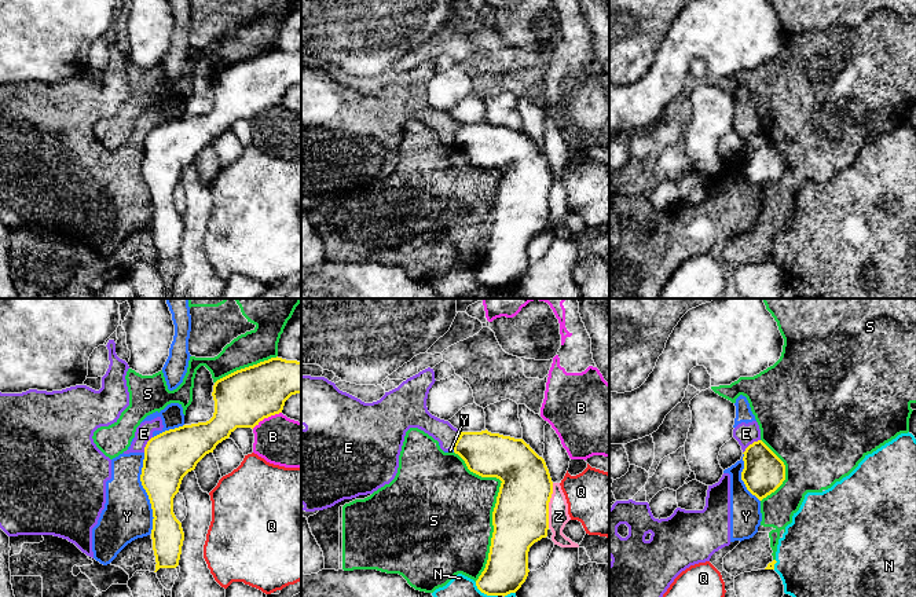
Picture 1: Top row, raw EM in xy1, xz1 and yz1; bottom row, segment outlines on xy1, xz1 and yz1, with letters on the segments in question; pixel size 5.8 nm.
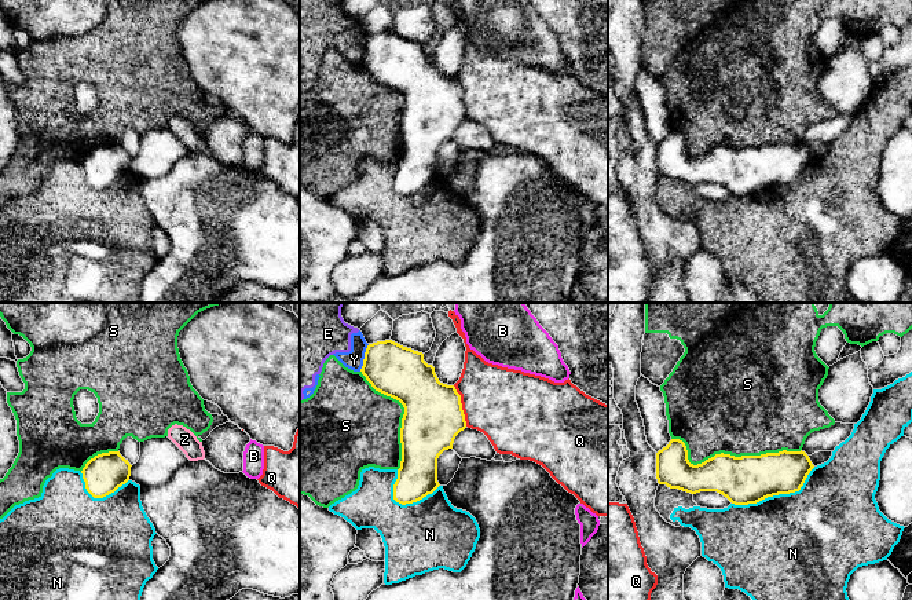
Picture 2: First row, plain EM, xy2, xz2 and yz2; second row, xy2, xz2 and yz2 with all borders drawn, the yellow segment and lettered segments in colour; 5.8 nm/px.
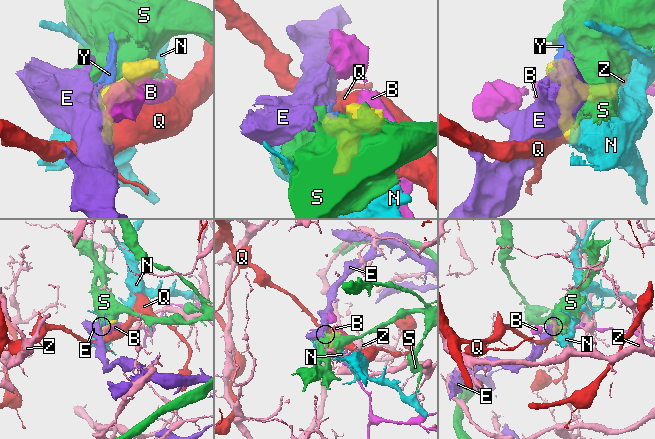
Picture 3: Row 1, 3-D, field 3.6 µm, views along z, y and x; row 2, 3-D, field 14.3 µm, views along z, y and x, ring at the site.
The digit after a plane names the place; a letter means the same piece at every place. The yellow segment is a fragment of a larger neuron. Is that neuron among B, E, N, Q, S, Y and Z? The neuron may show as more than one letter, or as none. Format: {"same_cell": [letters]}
{"same_cell": []}

